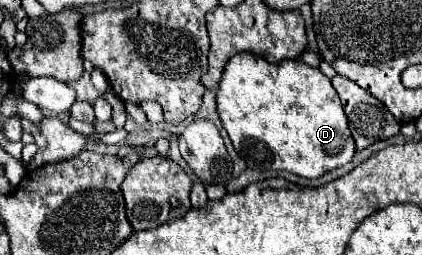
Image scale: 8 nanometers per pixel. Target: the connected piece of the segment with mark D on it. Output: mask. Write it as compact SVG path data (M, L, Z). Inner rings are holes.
M240 52L224 68L216 102L234 150L252 170L272 168L318 178L354 156L348 120L330 78L302 60L268 64L254 52Z

